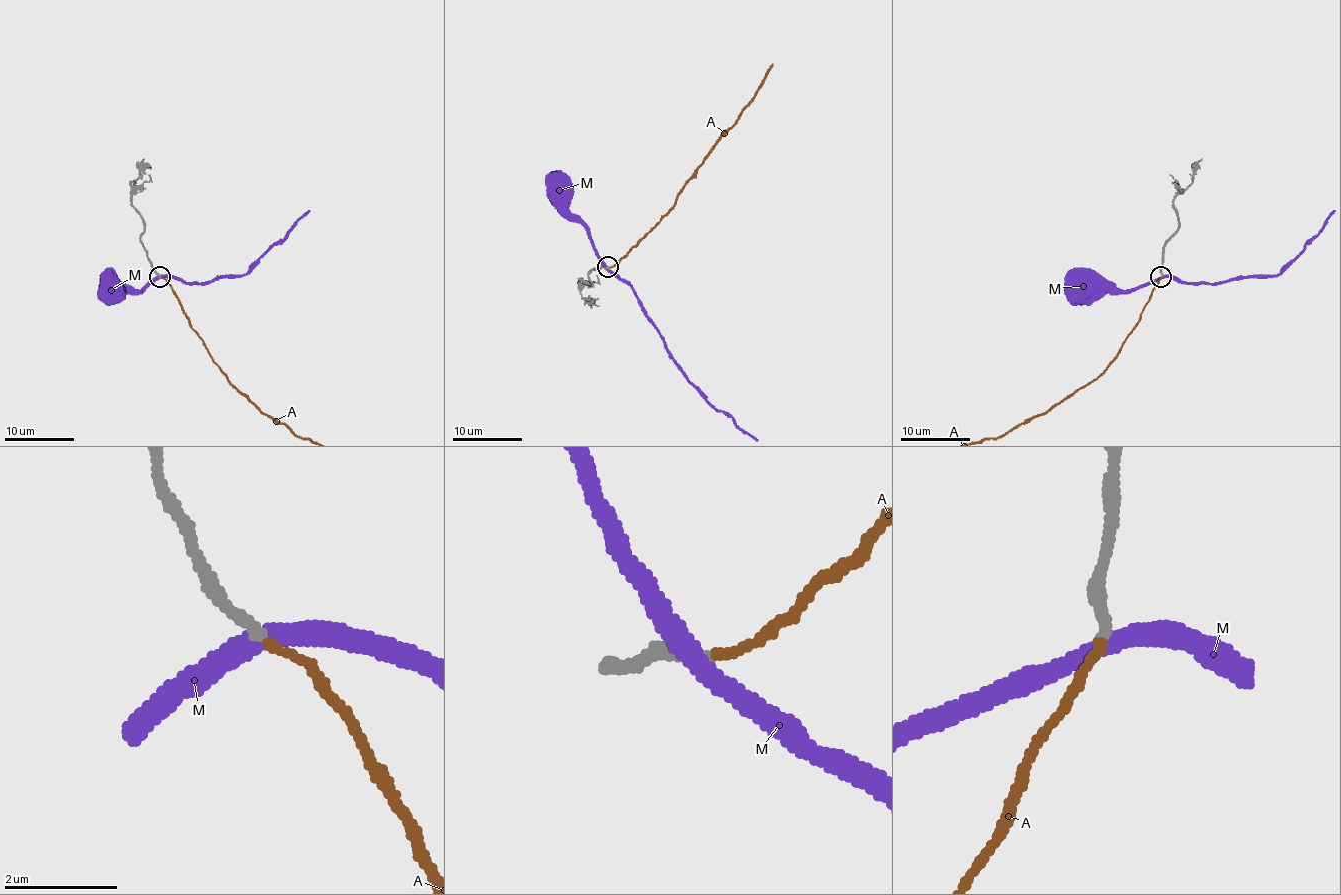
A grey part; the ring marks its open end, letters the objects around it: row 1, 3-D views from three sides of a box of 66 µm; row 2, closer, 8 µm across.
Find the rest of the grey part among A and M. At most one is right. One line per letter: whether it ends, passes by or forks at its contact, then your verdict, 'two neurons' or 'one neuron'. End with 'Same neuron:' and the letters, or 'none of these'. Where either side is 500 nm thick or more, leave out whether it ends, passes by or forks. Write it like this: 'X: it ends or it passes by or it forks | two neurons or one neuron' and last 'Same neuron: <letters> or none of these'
A: it ends | one neuron
M: it passes by | two neurons
Same neuron: A

